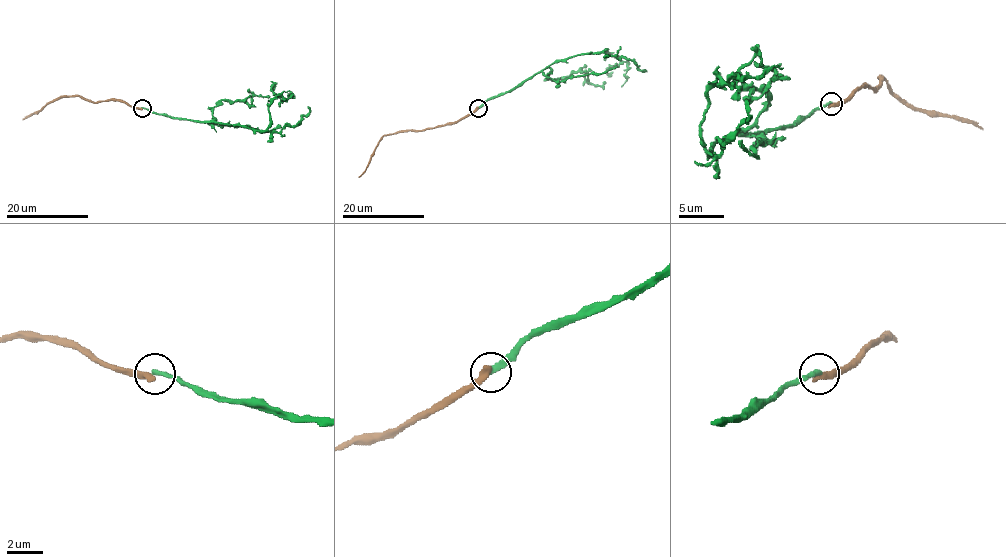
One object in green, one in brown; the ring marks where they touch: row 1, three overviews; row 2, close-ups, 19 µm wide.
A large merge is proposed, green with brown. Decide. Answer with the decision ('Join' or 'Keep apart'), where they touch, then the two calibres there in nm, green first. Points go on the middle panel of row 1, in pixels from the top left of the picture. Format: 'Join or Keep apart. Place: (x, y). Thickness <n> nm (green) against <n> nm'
Keep apart. Place: (478, 108). Thickness 300 nm (green) against 400 nm

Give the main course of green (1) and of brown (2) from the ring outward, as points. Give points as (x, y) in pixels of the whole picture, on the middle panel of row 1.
1: (478, 108), (555, 62), (606, 49), (627, 67), (621, 87)
2: (478, 108), (453, 122), (384, 135), (358, 177)

